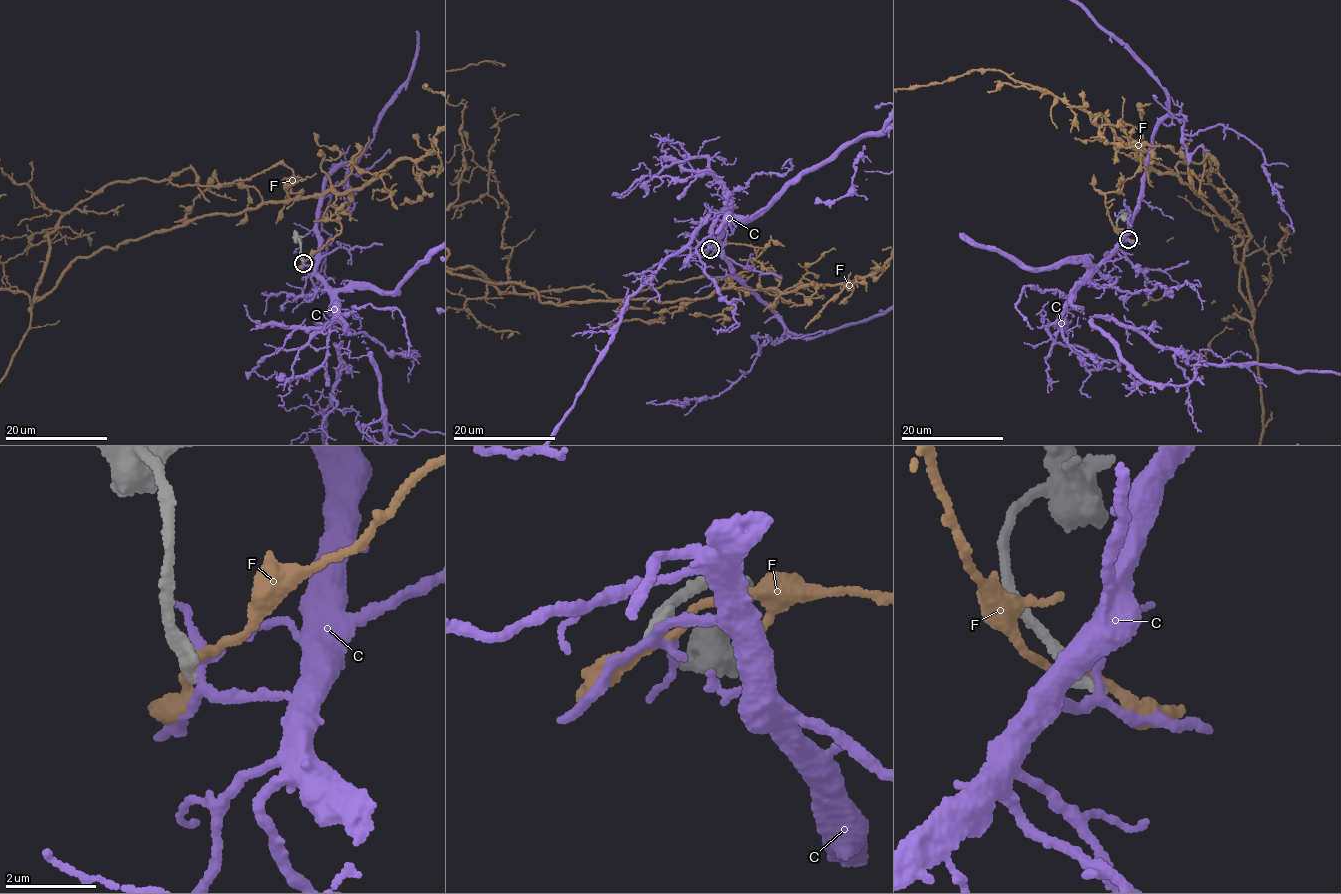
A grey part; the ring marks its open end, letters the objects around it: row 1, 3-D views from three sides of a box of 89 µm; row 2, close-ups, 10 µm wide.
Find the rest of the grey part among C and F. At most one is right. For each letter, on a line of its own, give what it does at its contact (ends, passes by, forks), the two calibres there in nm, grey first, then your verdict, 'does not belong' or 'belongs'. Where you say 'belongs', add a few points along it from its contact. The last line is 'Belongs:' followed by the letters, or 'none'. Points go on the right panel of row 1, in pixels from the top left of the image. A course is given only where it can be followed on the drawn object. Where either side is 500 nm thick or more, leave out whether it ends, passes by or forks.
C: it forks; calibres 300 and 200 nm; does not belong
F: it passes by; calibres 320 and 220 nm; does not belong
Belongs: none

